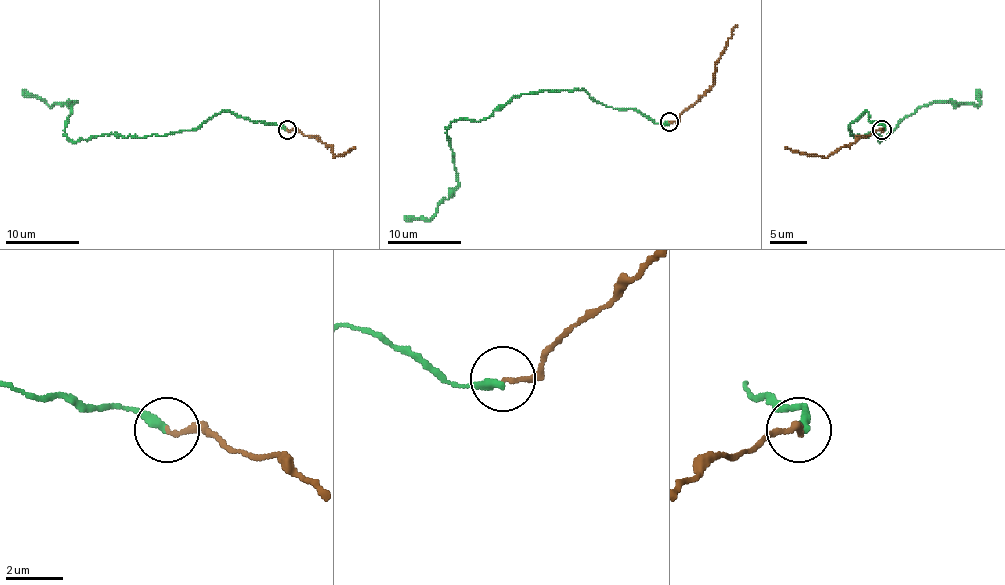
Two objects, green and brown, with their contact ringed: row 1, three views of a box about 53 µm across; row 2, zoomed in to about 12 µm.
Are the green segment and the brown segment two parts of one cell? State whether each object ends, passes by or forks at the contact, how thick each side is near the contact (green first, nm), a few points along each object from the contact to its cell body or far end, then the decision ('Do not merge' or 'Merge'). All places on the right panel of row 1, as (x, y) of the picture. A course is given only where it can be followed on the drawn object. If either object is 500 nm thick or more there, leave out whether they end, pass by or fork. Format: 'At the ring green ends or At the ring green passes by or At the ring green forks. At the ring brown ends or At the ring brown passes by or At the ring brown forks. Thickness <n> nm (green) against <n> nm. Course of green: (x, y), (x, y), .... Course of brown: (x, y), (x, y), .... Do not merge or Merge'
At the ring green ends. At the ring brown ends. Thickness 320 nm (green) against 160 nm. Course of green: (883, 130), (866, 111), (850, 124), (850, 136), (879, 141), (922, 106), (976, 106), (976, 89). Course of brown: (881, 130), (826, 158), (800, 154), (785, 147). Merge

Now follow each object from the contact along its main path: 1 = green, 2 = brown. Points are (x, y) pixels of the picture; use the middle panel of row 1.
1: (669, 123), (583, 90), (521, 93), (478, 121), (454, 119), (456, 190), (432, 216), (404, 216)
2: (669, 121), (678, 119), (711, 86), (715, 66), (737, 25)

